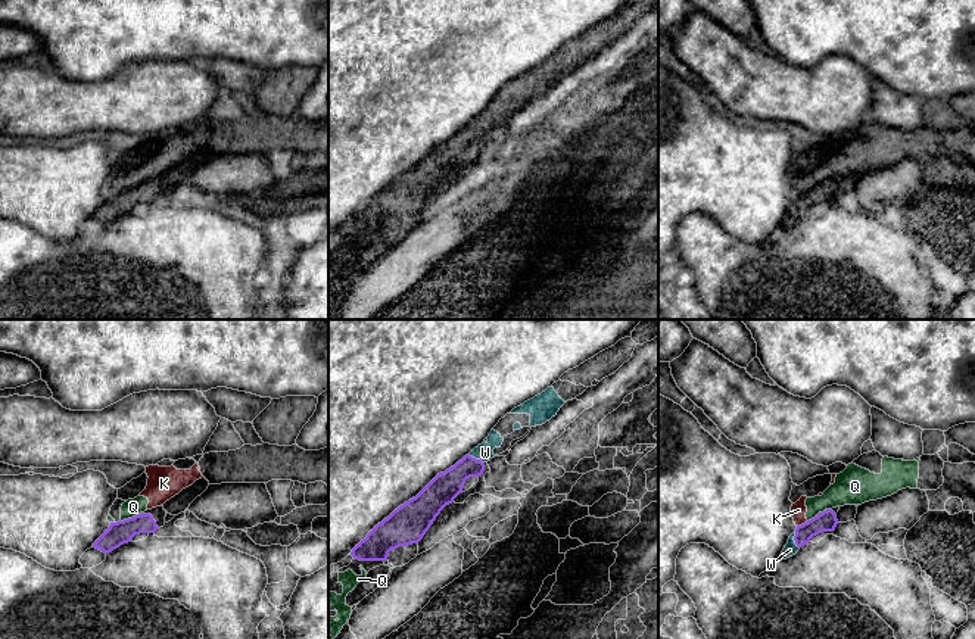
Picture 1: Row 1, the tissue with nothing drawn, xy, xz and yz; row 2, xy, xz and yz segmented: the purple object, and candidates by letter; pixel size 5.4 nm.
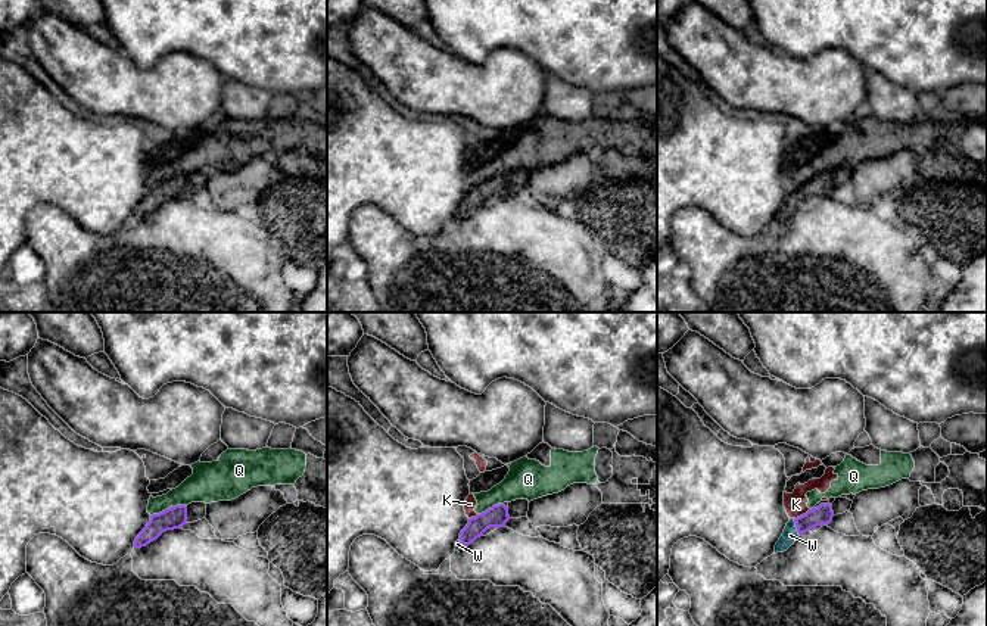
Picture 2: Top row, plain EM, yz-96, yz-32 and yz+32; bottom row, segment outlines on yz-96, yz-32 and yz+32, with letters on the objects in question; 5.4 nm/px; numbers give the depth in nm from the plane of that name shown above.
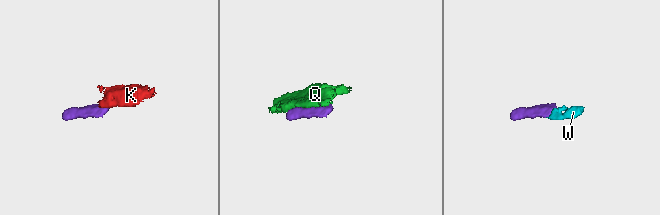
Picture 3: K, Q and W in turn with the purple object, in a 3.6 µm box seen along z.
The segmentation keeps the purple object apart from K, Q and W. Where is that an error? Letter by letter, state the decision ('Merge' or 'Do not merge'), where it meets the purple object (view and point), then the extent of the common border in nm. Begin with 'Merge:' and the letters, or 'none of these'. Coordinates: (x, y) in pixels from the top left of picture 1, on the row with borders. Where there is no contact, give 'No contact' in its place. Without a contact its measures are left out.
Merge: W
K: Do not merge. Touches purple at yz (801, 524). Shared border 70 nm
Q: Do not merge. Touches purple at xy (128, 519). Shared border 100 nm
W: Merge. Touches purple at yz (794, 539). Shared border 100 nm

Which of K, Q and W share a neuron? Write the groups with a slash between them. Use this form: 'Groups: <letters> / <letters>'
Groups: K Q / W

